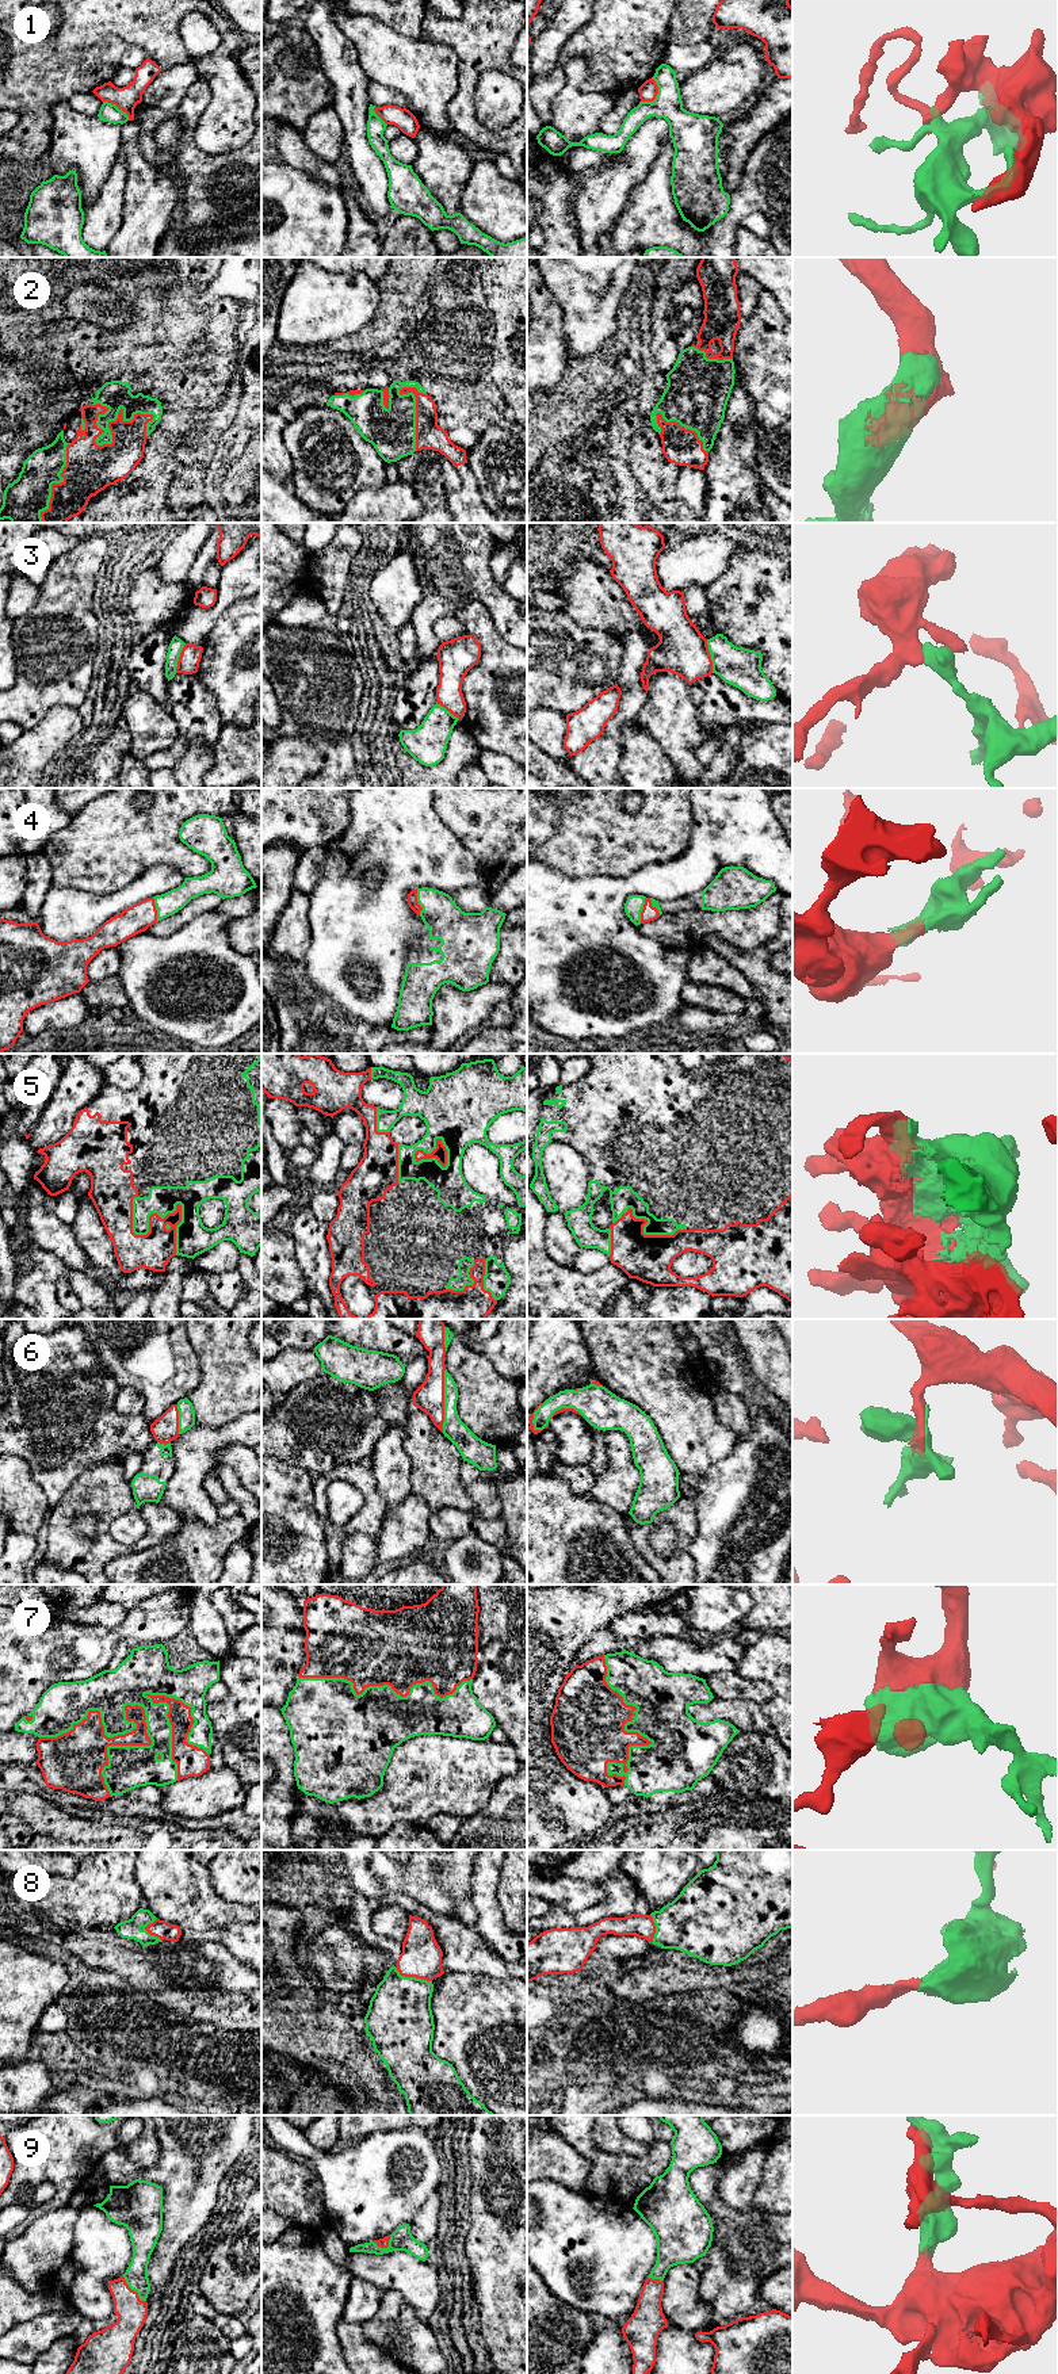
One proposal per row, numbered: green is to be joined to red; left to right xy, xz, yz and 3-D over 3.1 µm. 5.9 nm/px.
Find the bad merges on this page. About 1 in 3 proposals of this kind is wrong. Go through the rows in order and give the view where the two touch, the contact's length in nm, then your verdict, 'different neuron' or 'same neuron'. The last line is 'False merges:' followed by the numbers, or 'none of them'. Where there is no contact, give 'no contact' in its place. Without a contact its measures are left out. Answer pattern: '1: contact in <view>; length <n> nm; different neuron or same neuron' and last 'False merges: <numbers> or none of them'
1: contact in yz; length 170 nm; different neuron
2: contact in xy; length 400 nm; same neuron
3: contact in yz; length 200 nm; different neuron
4: contact in yz; length 190 nm; same neuron
5: contact in xy; length 440 nm; same neuron
6: contact in xz; length 380 nm; same neuron
7: contact in xy; length 650 nm; same neuron
8: contact in xz; length 240 nm; same neuron
9: contact in xy; length 200 nm; same neuron
False merges: 1, 3

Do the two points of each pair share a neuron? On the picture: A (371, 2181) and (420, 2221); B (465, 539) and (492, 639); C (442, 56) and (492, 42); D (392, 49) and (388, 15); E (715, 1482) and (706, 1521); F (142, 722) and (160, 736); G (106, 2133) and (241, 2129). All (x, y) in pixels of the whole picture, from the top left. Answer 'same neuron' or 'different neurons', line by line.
A: different neurons
B: different neurons
C: different neurons
D: different neurons
E: same neuron
F: same neuron
G: different neurons

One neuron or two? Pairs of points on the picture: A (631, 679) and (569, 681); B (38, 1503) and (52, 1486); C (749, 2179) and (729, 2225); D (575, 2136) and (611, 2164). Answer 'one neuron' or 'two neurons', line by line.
A: two neurons
B: two neurons
C: two neurons
D: one neuron

